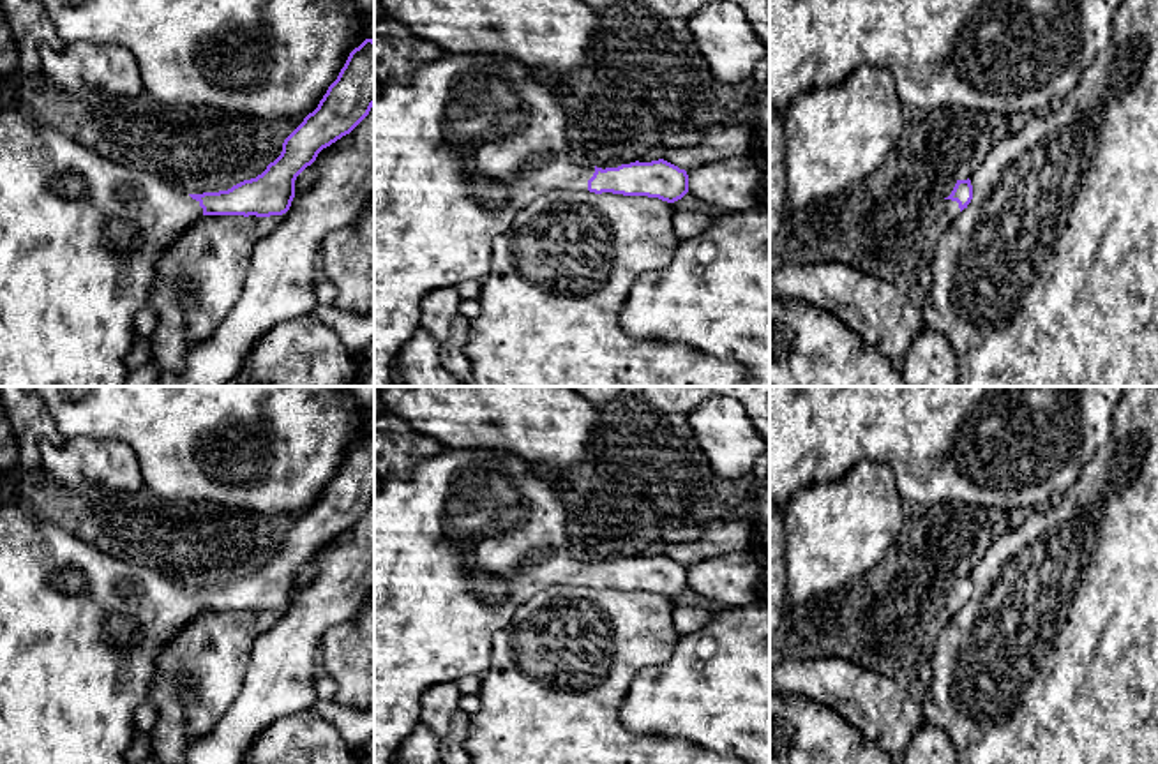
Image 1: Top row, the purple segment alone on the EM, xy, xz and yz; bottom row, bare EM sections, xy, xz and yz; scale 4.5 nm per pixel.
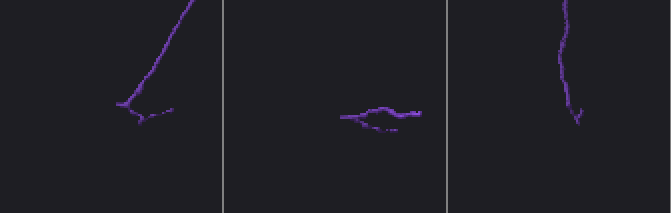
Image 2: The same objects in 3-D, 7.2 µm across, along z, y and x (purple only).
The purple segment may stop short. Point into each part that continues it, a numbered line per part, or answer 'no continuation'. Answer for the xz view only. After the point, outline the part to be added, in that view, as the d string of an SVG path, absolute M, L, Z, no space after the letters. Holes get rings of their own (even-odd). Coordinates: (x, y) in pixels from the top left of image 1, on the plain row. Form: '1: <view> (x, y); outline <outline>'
1: xz (473, 533); outline M445 448L422 459L404 480L383 476L374 491L374 764L395 764L397 752L420 723L420 700L434 685L484 676L491 639L533 595L549 586L588 586L595 559L575 549L567 512L551 475L515 453L489 448Z

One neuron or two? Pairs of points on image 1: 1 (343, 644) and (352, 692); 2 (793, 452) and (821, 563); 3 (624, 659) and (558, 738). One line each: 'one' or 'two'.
1: one
2: two
3: one

